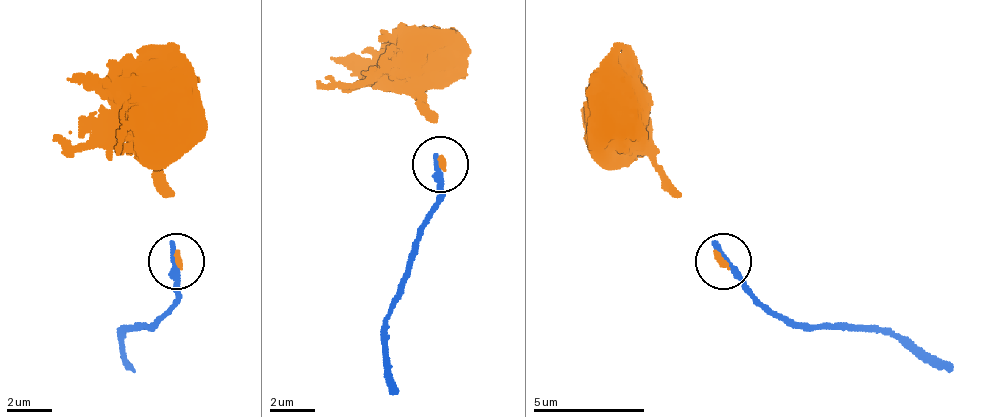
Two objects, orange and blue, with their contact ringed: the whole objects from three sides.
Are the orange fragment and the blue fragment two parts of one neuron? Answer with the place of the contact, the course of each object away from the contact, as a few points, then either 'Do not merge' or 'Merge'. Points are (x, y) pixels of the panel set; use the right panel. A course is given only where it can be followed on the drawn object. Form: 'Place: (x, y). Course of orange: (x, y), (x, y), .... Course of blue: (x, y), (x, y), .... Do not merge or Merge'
Place: (723, 261). Course of orange: (724, 262), (679, 189), (612, 133), (612, 105). Course of blue: (724, 262), (758, 296), (797, 324), (909, 335), (953, 368). Do not merge

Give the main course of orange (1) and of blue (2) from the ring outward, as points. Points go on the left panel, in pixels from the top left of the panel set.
1: (178, 262), (172, 189), (155, 133), (155, 105)
2: (178, 262), (178, 296), (150, 324), (122, 335), (133, 368)

